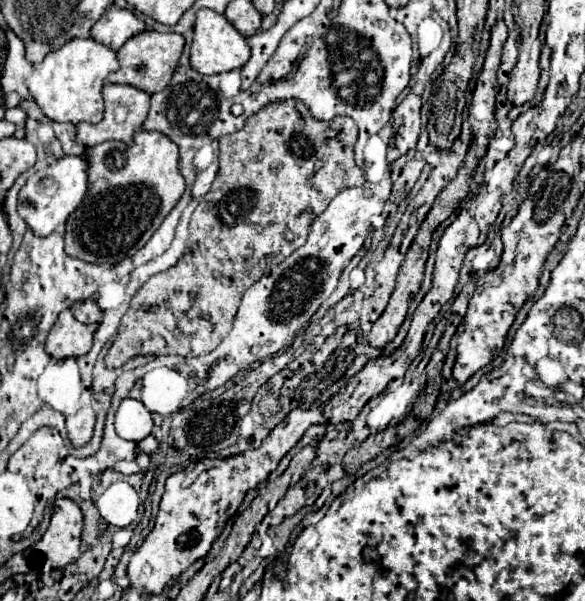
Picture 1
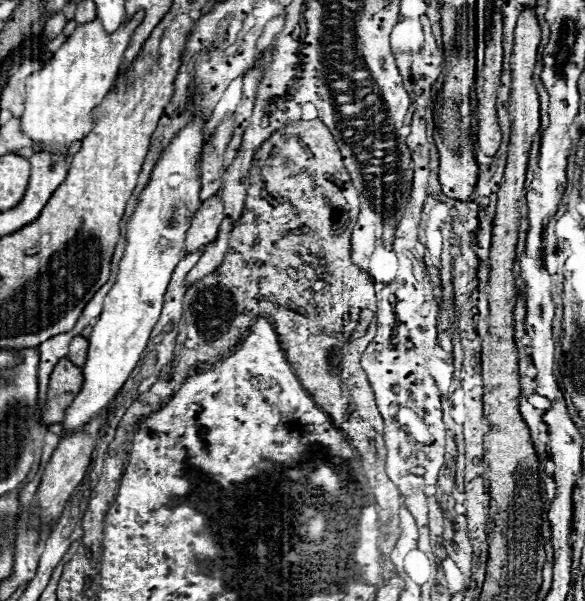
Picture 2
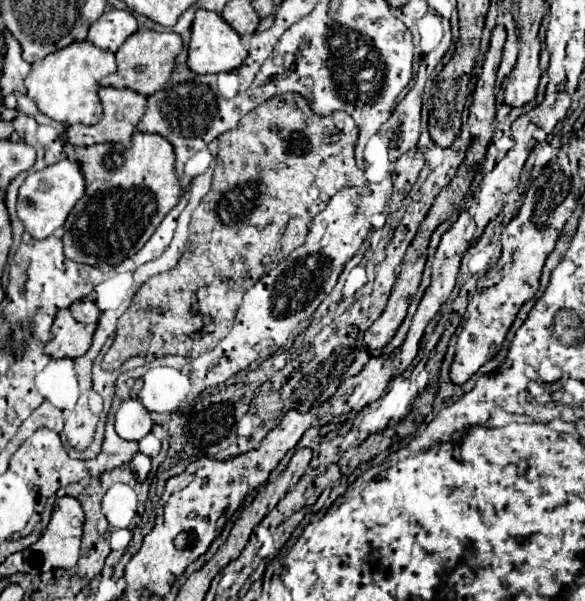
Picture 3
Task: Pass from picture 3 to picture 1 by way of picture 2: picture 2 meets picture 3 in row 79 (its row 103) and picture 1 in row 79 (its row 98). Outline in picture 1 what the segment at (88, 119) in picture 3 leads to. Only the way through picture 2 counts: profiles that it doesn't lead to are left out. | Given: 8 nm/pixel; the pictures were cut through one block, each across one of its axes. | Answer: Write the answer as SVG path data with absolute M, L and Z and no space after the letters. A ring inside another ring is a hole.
M92 38L86 40L72 40L66 42L62 48L50 52L40 64L34 64L34 72L26 78L26 86L40 106L40 110L56 120L56 122L90 122L98 124L104 112L104 100L102 100L102 86L104 78L110 72L118 70L118 58L116 52L108 50L106 46L100 46Z

